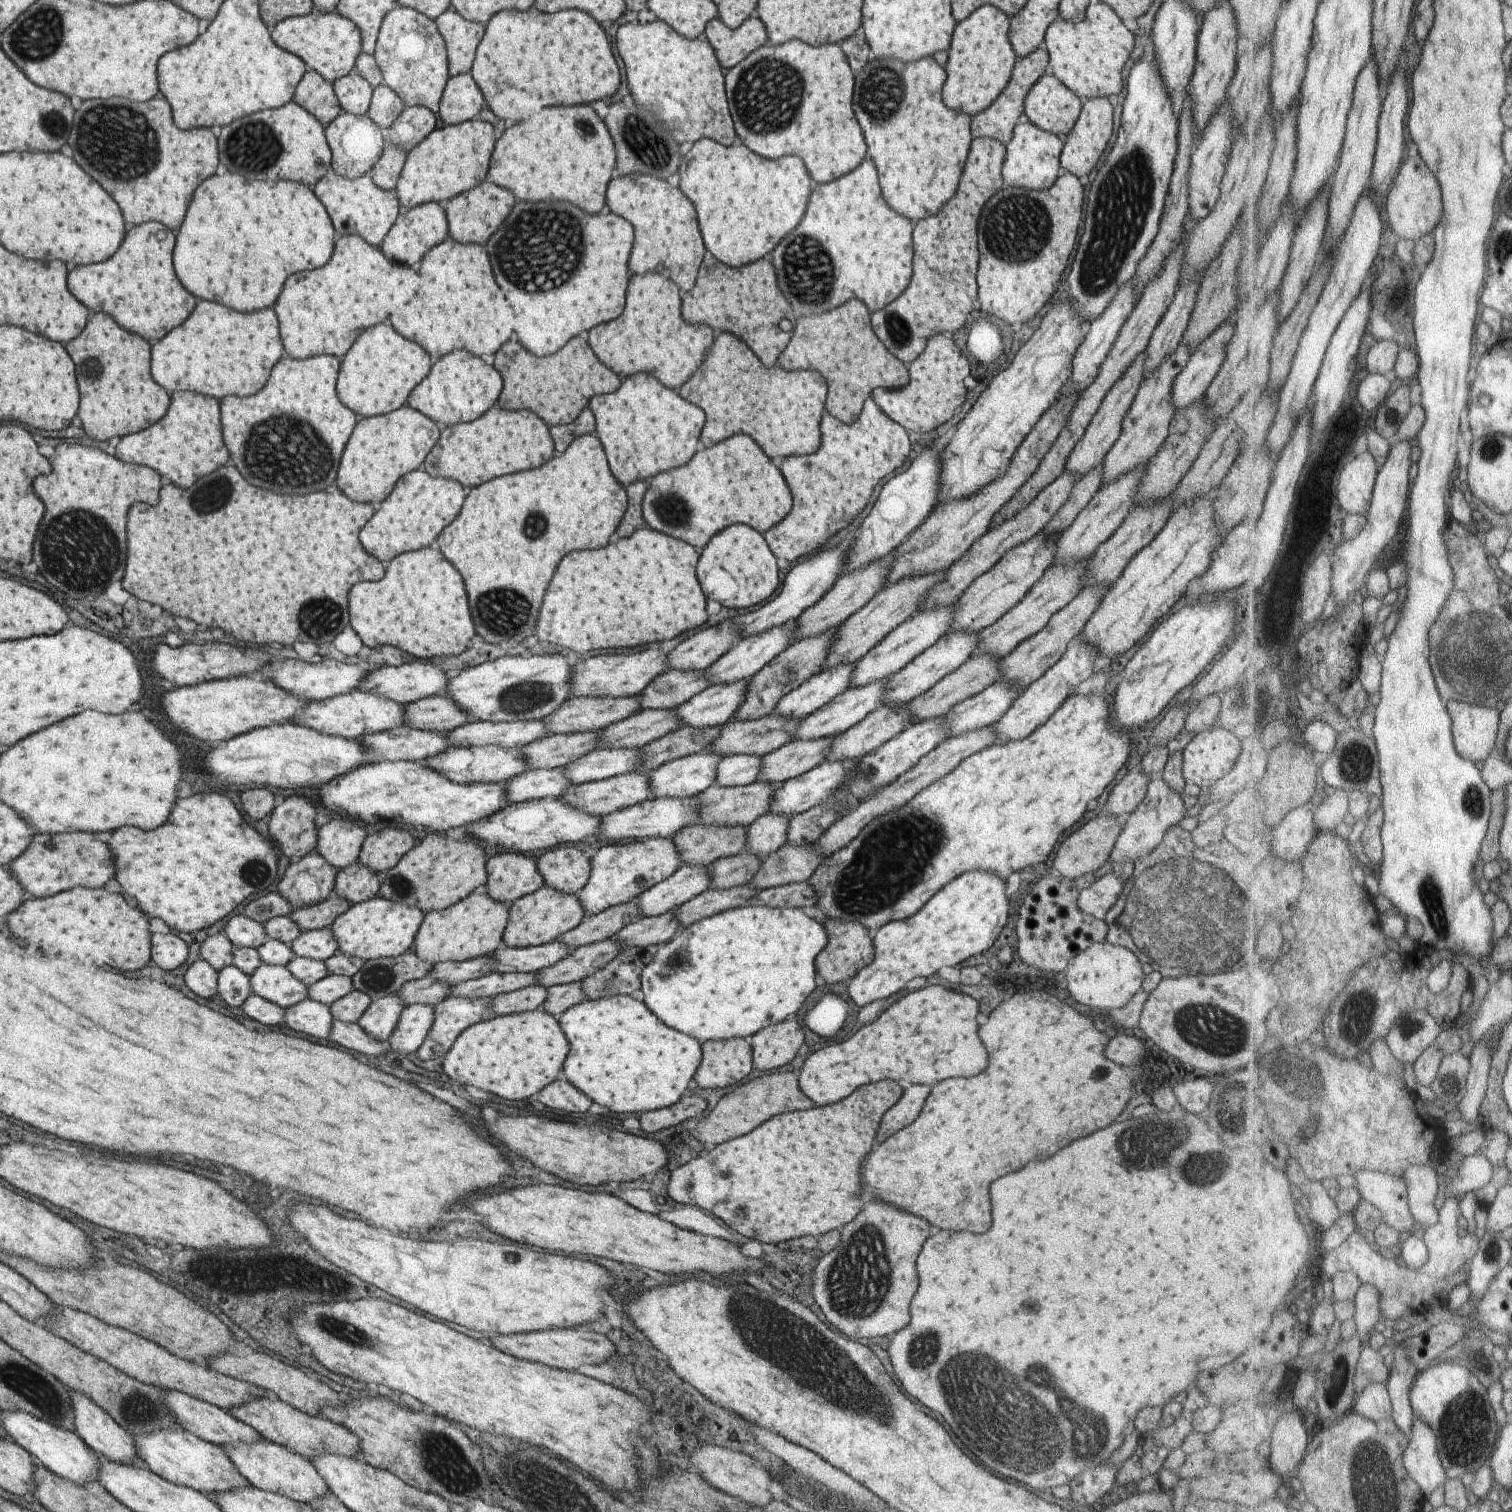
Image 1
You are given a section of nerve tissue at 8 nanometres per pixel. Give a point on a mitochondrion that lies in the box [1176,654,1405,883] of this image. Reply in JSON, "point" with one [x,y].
{"point":[1357,763]}

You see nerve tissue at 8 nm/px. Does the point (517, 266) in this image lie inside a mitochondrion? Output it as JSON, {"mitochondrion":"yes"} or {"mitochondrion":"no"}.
{"mitochondrion":"yes"}

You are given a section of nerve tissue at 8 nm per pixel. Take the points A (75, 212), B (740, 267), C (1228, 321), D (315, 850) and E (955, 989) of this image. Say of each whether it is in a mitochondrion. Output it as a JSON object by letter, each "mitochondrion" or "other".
{"A":"other","B":"other","C":"other","D":"other","E":"other"}

